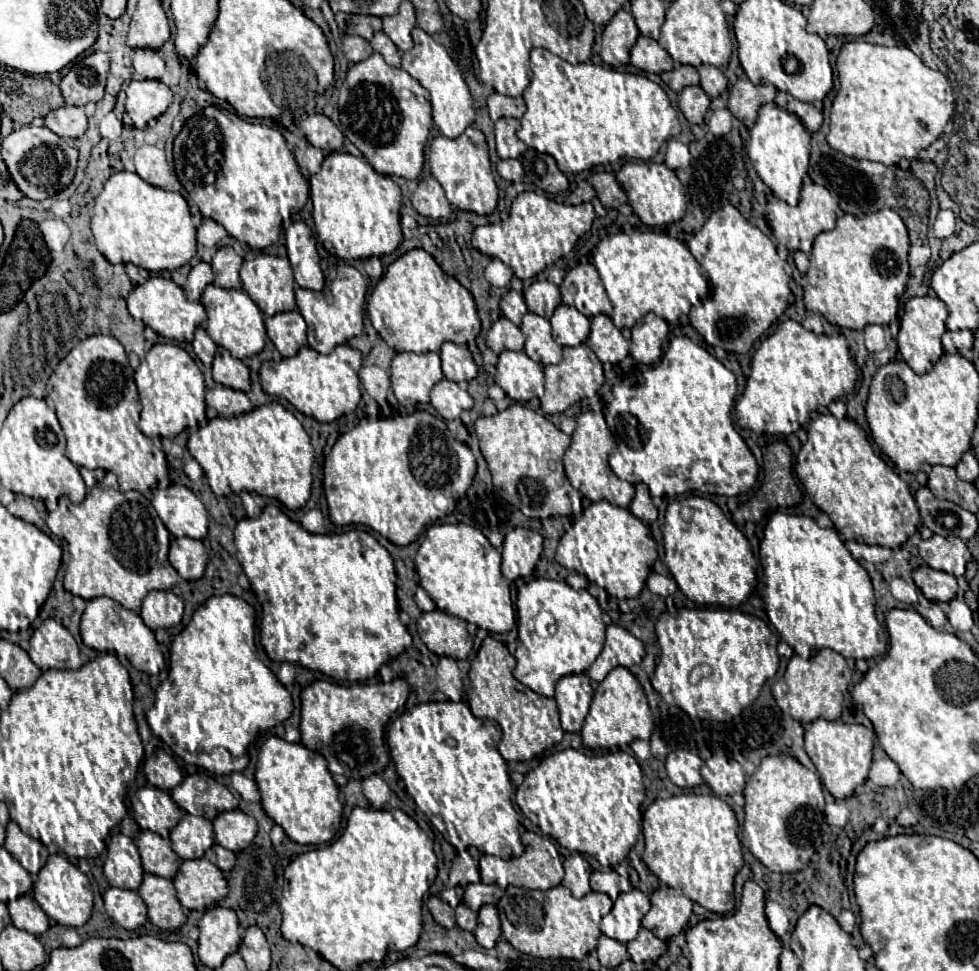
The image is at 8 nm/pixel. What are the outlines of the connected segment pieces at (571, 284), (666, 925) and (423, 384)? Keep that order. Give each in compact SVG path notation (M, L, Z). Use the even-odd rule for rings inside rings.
M583 263L573 267L563 283L559 285L561 297L565 305L573 305L585 317L593 319L597 315L611 315L613 307L605 293L605 287L599 279L597 269L591 263Z
M667 885L657 887L651 893L651 909L643 917L641 925L653 931L659 939L667 941L681 933L691 917L693 901L683 895L681 889L671 889Z
M397 353L391 361L391 387L405 407L429 403L429 391L441 379L439 353Z

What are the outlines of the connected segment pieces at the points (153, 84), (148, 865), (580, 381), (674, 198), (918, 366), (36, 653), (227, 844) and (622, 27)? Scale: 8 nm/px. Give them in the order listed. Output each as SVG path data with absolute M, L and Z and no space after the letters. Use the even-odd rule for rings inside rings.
M157 79L131 81L127 87L125 109L133 119L133 125L143 129L147 127L149 119L155 119L163 111L167 111L171 101L173 101L173 93L165 83Z
M143 831L141 837L137 839L137 849L143 861L143 869L147 873L153 873L165 879L175 877L181 865L181 857L177 857L177 853L171 849L171 843L167 839L157 837L157 833Z
M581 343L577 347L563 347L563 361L545 367L545 395L541 399L541 409L547 415L563 413L569 405L585 397L593 397L603 381L603 365L601 361L597 361L597 355L589 349L587 343Z
M625 163L617 173L617 181L629 197L629 205L633 213L649 227L667 225L673 221L681 221L687 209L685 191L681 181L677 179L675 171L669 169L665 163Z
M911 297L905 303L905 313L900 320L899 335L897 335L897 345L899 353L907 361L907 365L917 373L929 373L937 359L943 355L943 345L941 345L941 335L945 333L945 319L947 319L947 305L937 299L937 297Z
M45 619L41 627L33 631L29 657L41 671L79 669L83 665L73 635L55 619Z
M235 809L219 813L213 819L213 831L215 831L215 841L221 847L239 853L253 841L257 833L257 821L251 815Z
M619 9L611 23L603 31L601 59L611 67L623 67L629 63L629 51L639 37L639 29L629 11Z

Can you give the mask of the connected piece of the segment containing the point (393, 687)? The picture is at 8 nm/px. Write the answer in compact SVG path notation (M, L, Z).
M393 679L391 683L354 683L341 687L329 681L315 681L301 691L301 743L325 755L329 771L347 779L365 779L381 773L389 763L385 747L385 723L405 705L409 683Z

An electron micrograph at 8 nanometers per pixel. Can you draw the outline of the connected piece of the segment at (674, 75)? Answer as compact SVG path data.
M675 65L673 71L661 73L661 79L669 85L669 89L673 89L675 93L679 93L683 87L687 85L699 85L699 75L697 69L691 65Z

